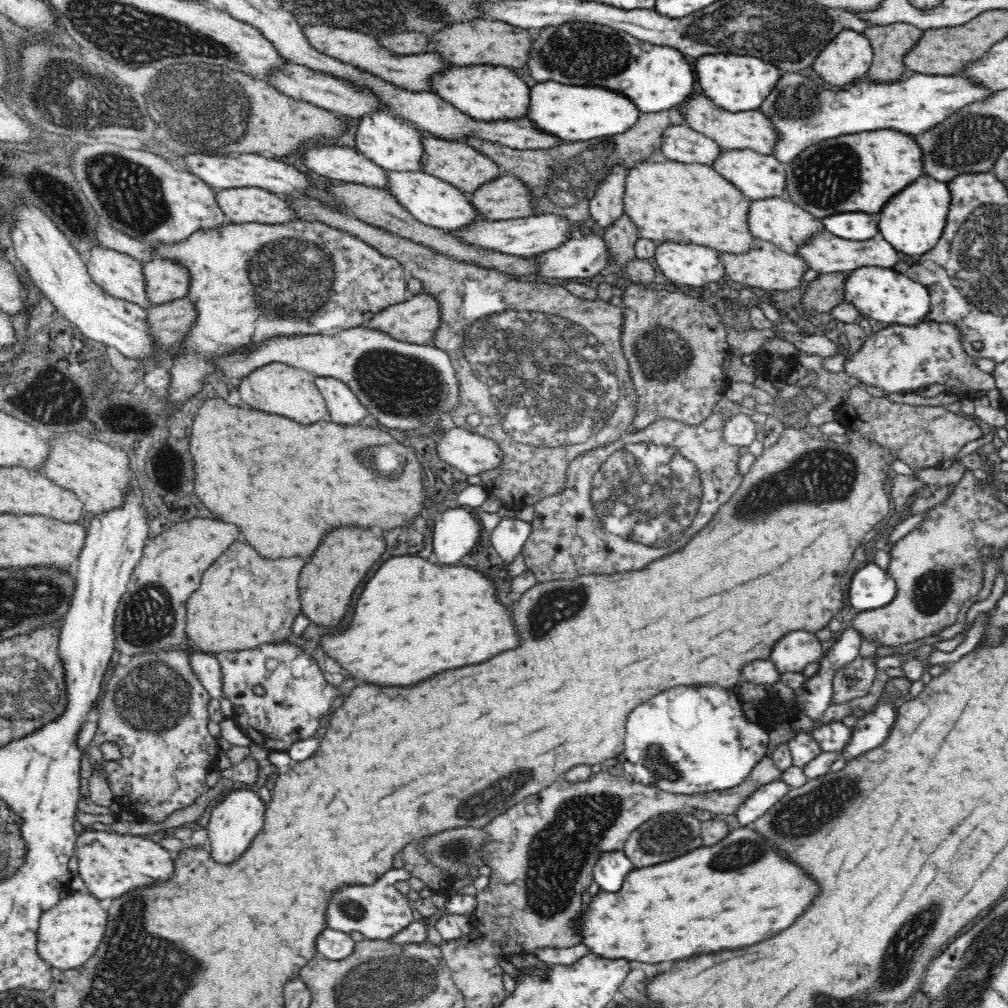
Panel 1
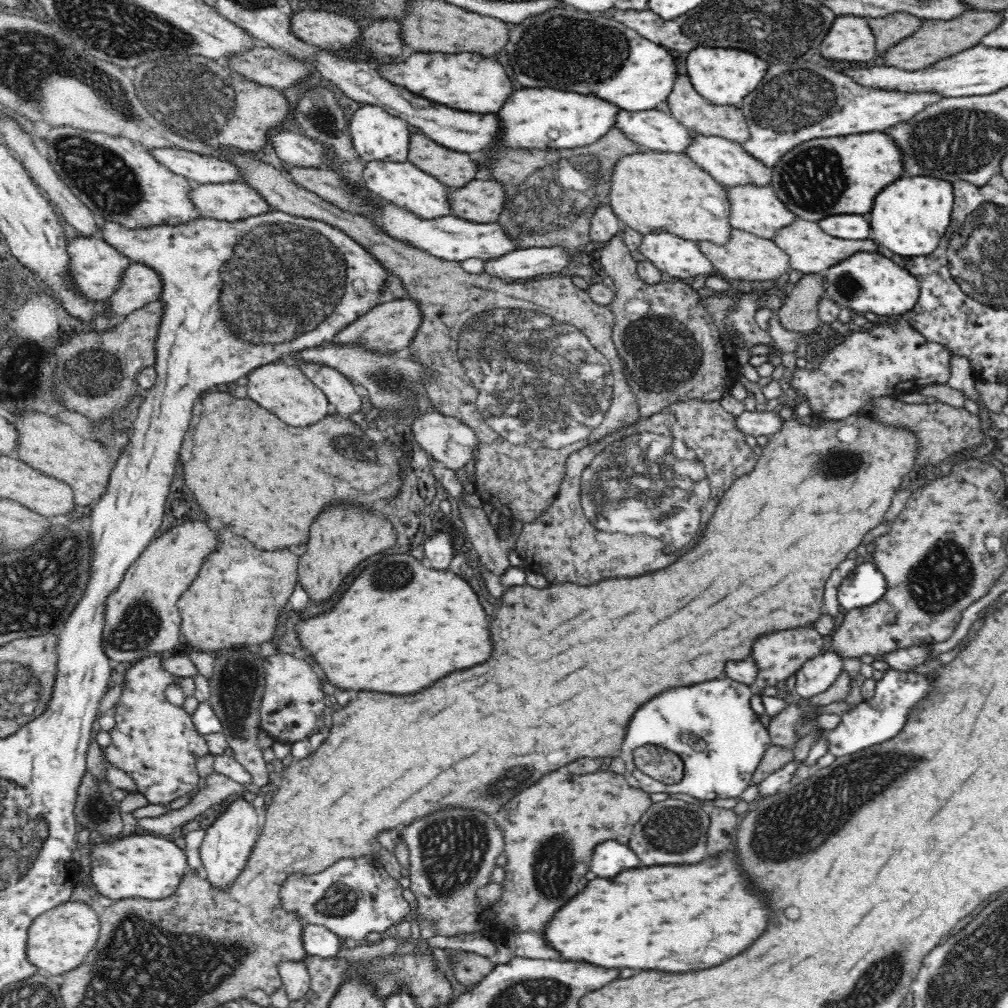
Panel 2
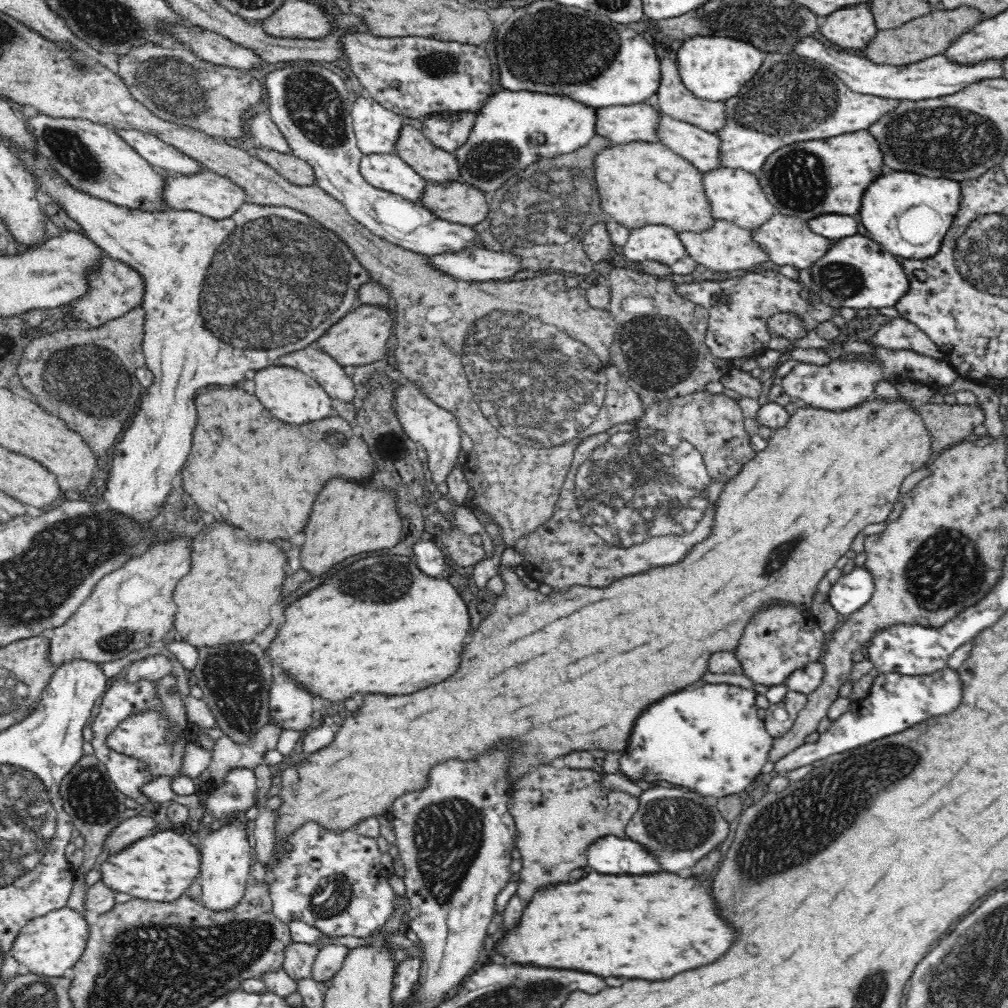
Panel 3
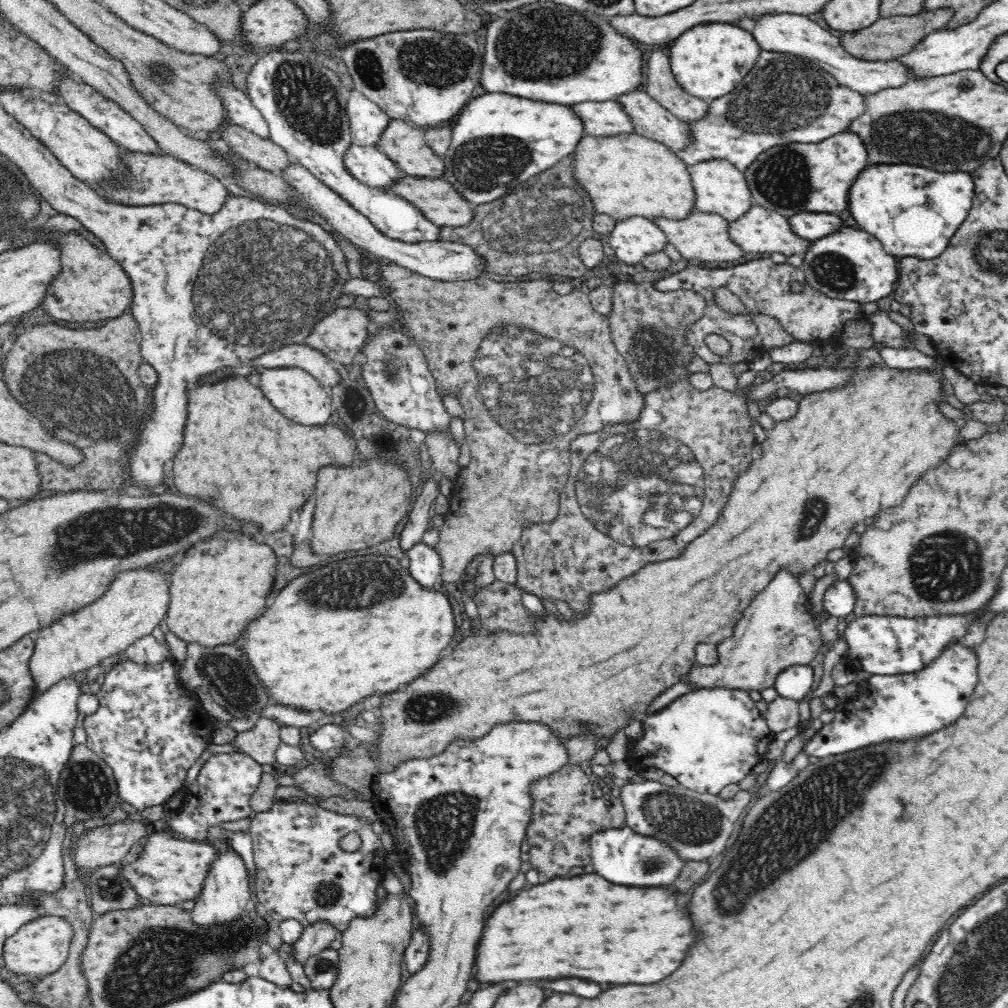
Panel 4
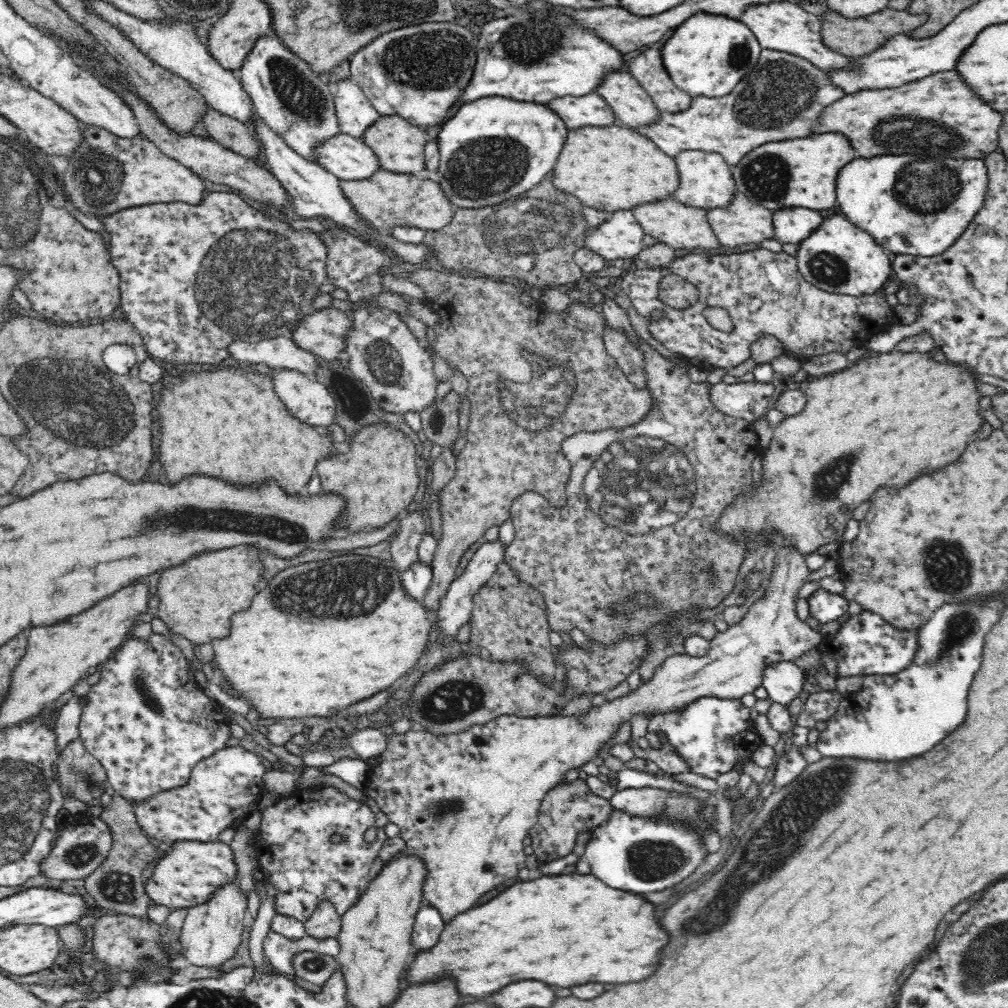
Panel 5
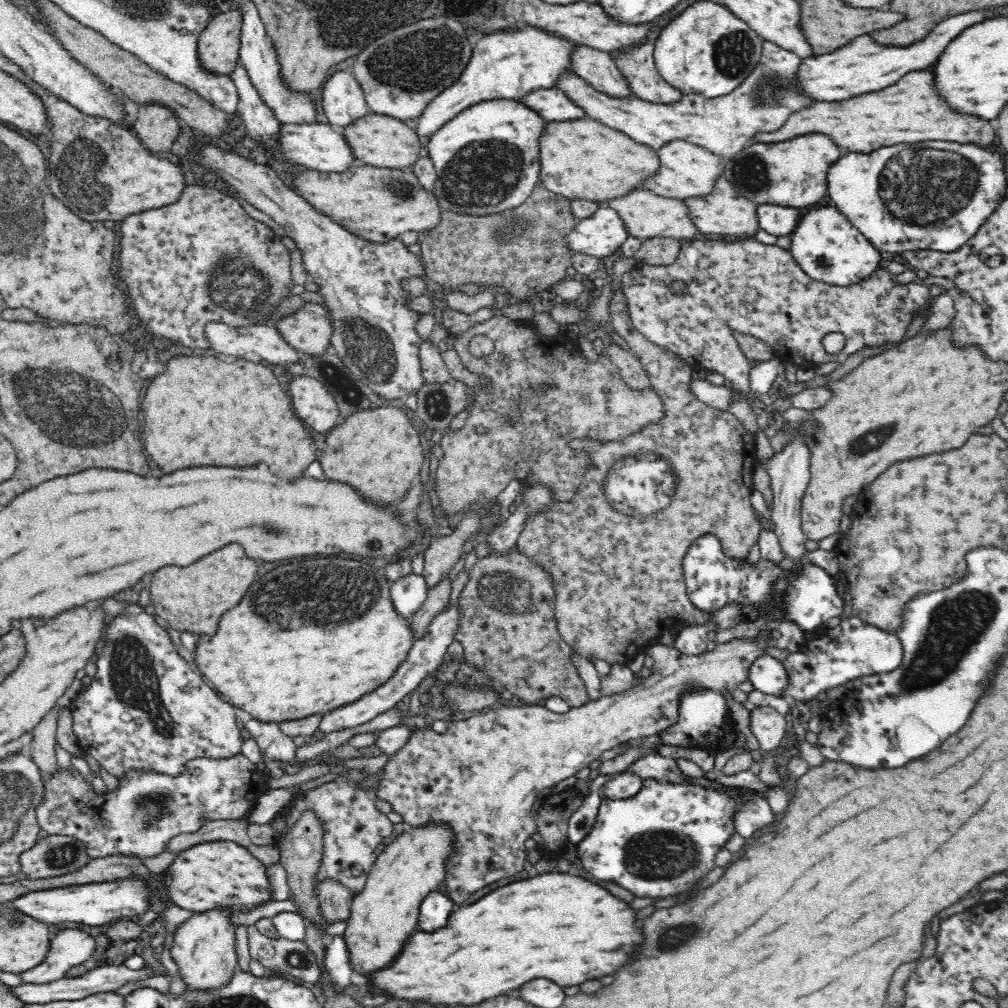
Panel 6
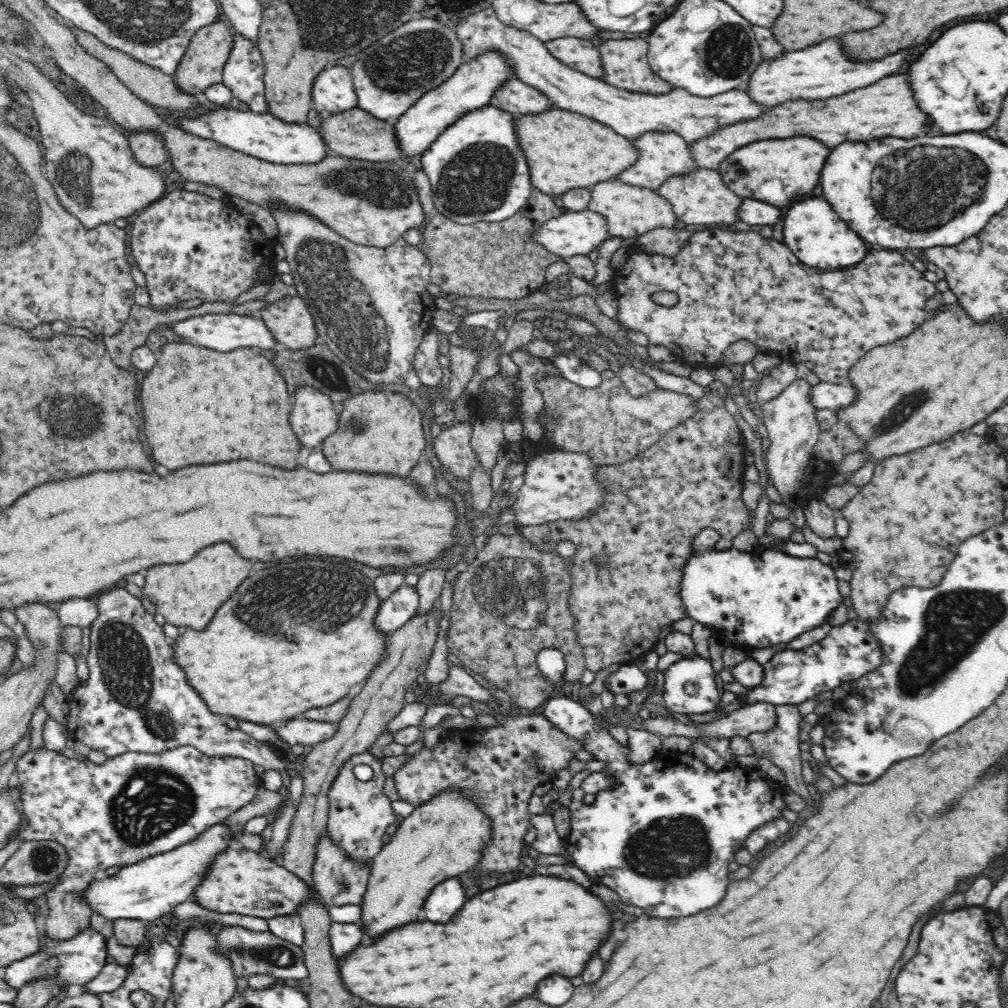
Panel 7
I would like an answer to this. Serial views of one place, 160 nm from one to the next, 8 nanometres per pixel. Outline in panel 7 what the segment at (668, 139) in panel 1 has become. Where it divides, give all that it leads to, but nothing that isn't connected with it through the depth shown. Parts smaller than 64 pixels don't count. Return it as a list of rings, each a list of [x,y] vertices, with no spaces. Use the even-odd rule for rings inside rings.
[[[516,78],[510,80],[510,82],[505,82],[504,86],[496,91],[491,104],[494,107],[506,110],[506,112],[512,112],[512,114],[520,112],[520,114],[526,114],[526,116],[534,115],[532,112],[542,114],[546,110],[558,108],[544,94],[540,94],[540,91]]]

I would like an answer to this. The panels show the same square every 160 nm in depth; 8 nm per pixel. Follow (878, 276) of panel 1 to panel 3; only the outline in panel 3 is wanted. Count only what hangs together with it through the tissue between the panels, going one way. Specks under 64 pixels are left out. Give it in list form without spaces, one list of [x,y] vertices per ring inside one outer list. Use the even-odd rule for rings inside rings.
[[[860,234],[836,240],[810,269],[819,295],[836,308],[895,308],[896,303],[909,289],[908,277],[896,257],[882,245],[872,242],[869,236]]]

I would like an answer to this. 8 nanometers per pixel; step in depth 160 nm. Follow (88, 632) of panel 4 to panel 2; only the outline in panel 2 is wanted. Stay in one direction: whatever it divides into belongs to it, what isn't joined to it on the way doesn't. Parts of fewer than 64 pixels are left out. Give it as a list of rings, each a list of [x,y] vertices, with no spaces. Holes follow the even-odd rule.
[[[200,520],[176,526],[153,539],[126,572],[118,592],[108,597],[103,630],[103,647],[108,658],[128,662],[140,661],[155,654],[174,653],[181,643],[182,622],[176,602],[196,578],[204,558],[216,550],[216,544],[218,534]]]

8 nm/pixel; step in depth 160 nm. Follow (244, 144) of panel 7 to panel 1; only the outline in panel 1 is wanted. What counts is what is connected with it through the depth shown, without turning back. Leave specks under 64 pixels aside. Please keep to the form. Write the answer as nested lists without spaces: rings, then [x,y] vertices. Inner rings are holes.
[[[387,171],[387,175],[389,178],[389,191],[400,204],[406,207],[408,213],[414,215],[416,221],[452,232],[469,227],[472,223],[487,221],[471,203],[469,194],[439,178],[426,174],[424,171]]]

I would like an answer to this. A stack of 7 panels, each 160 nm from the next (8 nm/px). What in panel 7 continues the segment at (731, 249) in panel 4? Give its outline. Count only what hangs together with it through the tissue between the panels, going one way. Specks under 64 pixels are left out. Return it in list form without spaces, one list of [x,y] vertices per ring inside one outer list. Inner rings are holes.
[[[612,179],[600,181],[591,188],[591,199],[588,209],[596,214],[604,215],[607,223],[607,232],[611,237],[622,236],[623,238],[638,238],[656,227],[668,227],[673,229],[678,221],[671,202],[660,197],[657,191],[644,187],[632,186]]]

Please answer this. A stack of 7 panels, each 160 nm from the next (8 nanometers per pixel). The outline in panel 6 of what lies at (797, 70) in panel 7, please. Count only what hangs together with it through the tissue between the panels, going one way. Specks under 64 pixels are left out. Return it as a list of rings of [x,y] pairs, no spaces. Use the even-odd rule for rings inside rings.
[[[986,8],[986,10],[976,10],[972,14],[960,14],[956,18],[948,18],[948,20],[940,22],[940,26],[936,25],[936,28],[928,36],[925,36],[924,40],[913,42],[908,46],[879,44],[879,42],[873,40],[871,35],[862,35],[852,39],[852,42],[848,42],[847,45],[832,50],[831,53],[824,53],[815,57],[804,57],[799,64],[800,72],[797,74],[797,89],[801,90],[801,94],[806,95],[814,102],[849,100],[862,94],[884,90],[888,86],[894,86],[892,82],[898,82],[900,78],[904,78],[904,75],[916,70],[924,71],[924,68],[932,66],[932,62],[936,62],[936,54],[940,54],[940,50],[944,50],[944,46],[948,46],[948,42],[952,42],[952,38],[956,38],[956,34],[960,34],[960,30],[964,30],[964,26],[974,26],[978,22],[984,22],[988,18],[994,18],[994,16],[1002,14],[998,10],[1004,10],[1004,8],[996,8],[996,10]]]

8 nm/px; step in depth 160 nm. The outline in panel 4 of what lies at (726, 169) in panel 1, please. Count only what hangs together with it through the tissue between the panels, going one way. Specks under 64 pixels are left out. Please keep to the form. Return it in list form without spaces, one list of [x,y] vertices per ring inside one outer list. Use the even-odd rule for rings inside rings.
[[[632,92],[617,100],[632,119],[635,132],[660,142],[676,154],[694,144],[694,132],[689,123],[673,116],[646,92]]]

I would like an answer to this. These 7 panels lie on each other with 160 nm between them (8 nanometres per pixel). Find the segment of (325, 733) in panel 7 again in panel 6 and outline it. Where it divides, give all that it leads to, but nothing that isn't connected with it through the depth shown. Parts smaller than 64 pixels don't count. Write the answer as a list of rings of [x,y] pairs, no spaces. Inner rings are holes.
[[[459,602],[446,606],[445,610],[438,614],[438,616],[433,619],[431,625],[428,626],[428,633],[424,634],[423,638],[415,638],[408,656],[386,684],[378,686],[376,690],[362,696],[362,698],[356,702],[348,703],[347,705],[325,713],[317,724],[319,729],[322,730],[322,732],[328,733],[342,730],[342,728],[352,728],[352,726],[371,722],[371,720],[379,714],[394,709],[404,696],[411,695],[413,691],[417,690],[426,676],[438,669],[444,660],[447,659],[446,650],[455,640],[455,634],[457,633],[457,628],[460,625],[462,616],[464,616],[464,613],[462,613],[462,610],[459,608]]]

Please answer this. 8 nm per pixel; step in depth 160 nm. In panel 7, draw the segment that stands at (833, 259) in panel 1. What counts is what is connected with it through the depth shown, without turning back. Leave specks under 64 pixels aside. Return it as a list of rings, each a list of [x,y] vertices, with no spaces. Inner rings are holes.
[[[696,169],[690,174],[676,175],[668,178],[658,188],[657,194],[671,202],[678,220],[684,224],[699,224],[700,226],[716,226],[717,224],[734,224],[740,221],[740,206],[742,200],[734,194],[723,181],[718,170]]]

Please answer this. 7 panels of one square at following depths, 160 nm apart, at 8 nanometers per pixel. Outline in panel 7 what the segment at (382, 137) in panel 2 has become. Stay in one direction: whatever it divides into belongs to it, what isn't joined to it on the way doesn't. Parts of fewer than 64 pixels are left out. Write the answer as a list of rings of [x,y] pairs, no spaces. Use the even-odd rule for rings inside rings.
[[[331,64],[317,75],[312,88],[313,108],[333,115],[358,108],[358,98],[348,68]]]

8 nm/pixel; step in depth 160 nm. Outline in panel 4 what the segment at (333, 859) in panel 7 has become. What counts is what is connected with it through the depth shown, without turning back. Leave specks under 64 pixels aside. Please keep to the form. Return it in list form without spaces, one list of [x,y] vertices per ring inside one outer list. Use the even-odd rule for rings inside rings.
[[[318,921],[304,927],[302,936],[290,944],[290,959],[298,961],[302,968],[306,961],[319,952],[331,948],[330,944],[336,938],[337,930],[327,922]]]

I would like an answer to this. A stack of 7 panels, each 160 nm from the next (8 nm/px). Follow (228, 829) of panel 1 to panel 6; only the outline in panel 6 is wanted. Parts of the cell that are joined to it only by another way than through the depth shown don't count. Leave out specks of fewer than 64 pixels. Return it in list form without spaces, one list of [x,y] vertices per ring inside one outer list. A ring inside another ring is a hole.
[[[226,908],[193,913],[176,929],[170,944],[168,962],[181,977],[177,980],[186,982],[194,990],[217,990],[230,983],[238,968],[236,956],[235,928],[231,917],[236,909]]]

